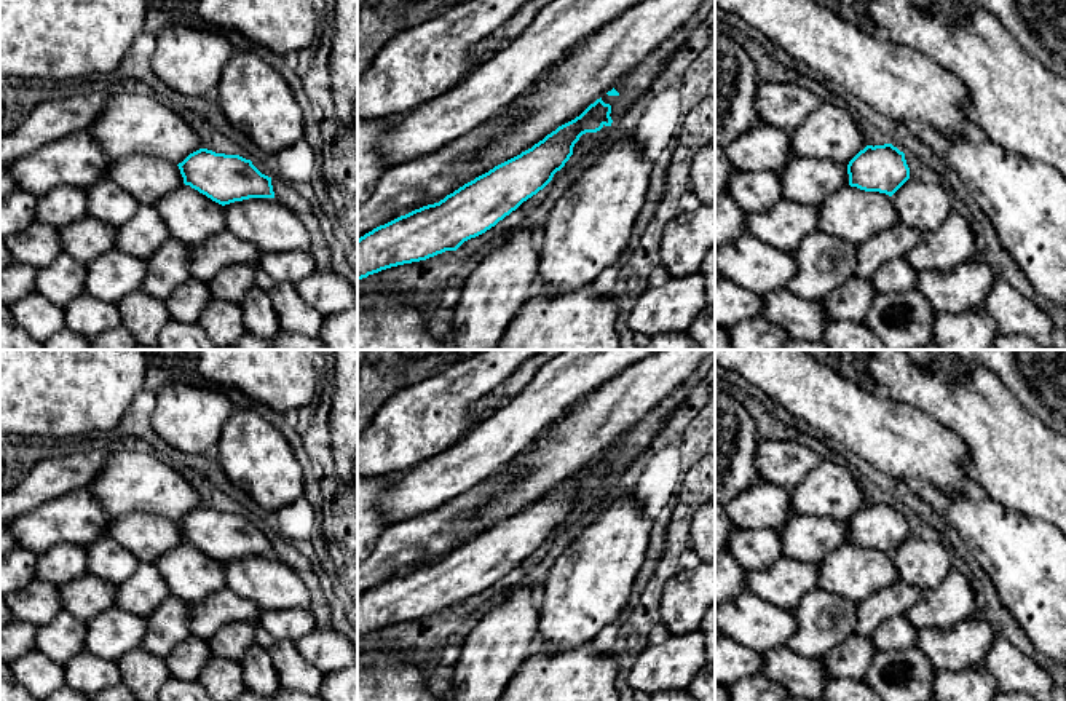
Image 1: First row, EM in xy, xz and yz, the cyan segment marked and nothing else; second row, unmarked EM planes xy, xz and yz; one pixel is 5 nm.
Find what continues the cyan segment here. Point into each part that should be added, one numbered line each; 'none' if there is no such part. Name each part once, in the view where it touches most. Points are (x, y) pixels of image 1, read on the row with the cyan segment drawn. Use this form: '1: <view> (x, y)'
none

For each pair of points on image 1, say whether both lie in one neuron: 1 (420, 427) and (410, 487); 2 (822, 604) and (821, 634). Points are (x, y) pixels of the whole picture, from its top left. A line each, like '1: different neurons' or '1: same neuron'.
1: different neurons
2: same neuron

